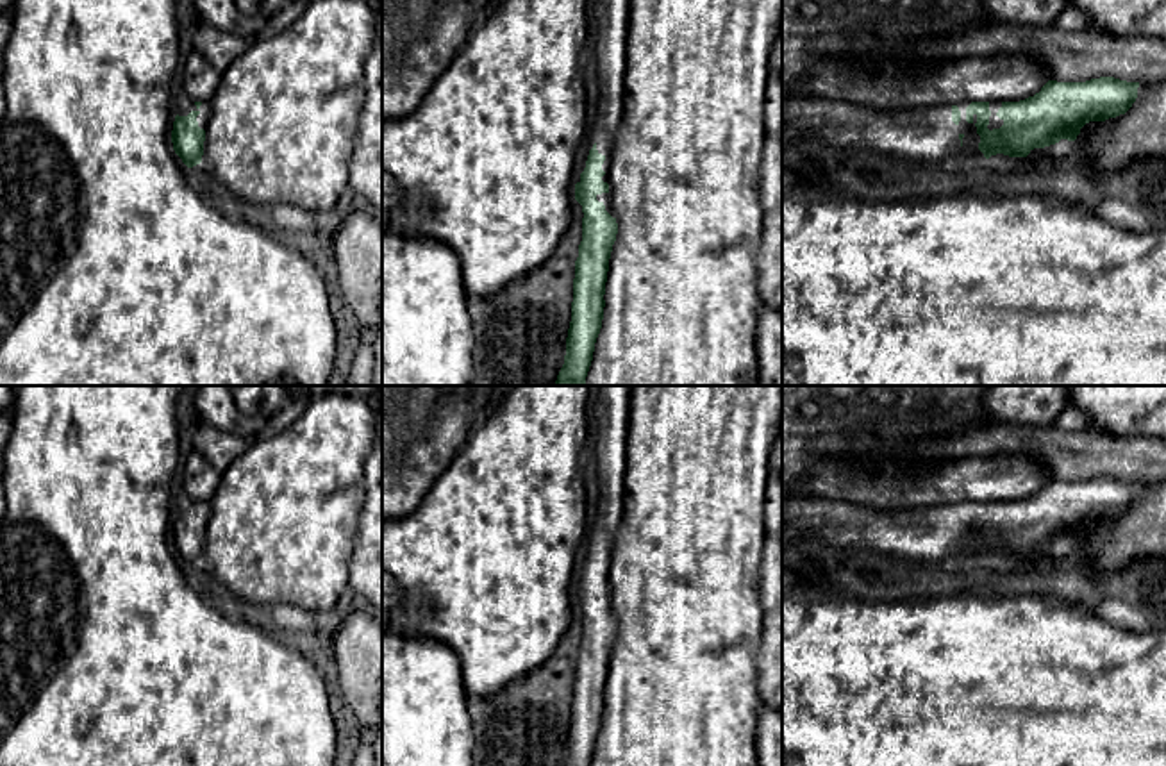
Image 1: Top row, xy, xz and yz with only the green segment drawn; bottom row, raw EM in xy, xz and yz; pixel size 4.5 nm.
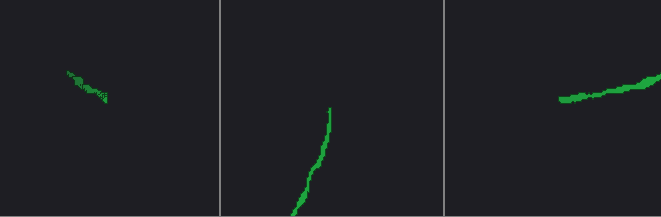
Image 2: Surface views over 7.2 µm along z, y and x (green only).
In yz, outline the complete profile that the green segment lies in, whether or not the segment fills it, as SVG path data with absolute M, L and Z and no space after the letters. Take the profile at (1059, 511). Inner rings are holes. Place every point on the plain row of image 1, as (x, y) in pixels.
M1100 477L1086 482L1048 480L1039 493L1020 502L961 502L936 509L871 509L845 500L798 498L782 502L782 559L795 550L812 548L823 555L830 552L868 552L880 561L887 557L914 559L921 568L946 568L962 559L962 537L973 527L980 536L979 550L986 559L996 554L1027 557L1034 548L1045 548L1061 539L1075 541L1080 529L1089 521L1105 521L1125 514L1137 498L1139 482L1127 482L1114 477Z

